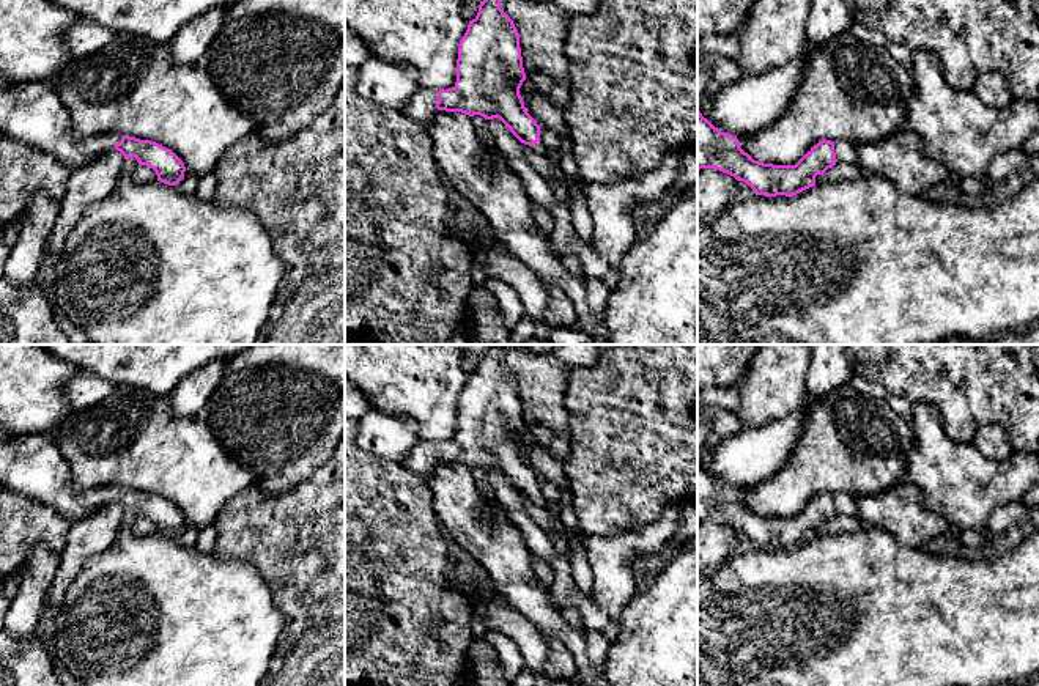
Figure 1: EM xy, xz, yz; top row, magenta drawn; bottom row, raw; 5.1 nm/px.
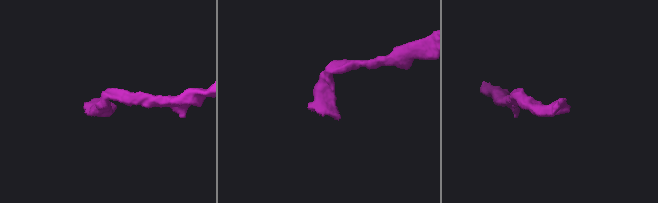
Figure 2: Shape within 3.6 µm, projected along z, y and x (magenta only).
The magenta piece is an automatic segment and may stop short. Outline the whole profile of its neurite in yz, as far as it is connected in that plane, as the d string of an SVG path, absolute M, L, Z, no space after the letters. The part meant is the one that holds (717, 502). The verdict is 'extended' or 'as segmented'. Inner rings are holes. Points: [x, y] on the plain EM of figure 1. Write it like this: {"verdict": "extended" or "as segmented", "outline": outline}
{"verdict": "as segmented", "outline": "M697 466L697 522L716 521L746 535L757 548L793 549L815 538L815 529L836 518L834 494L814 497L795 518L754 513L740 500L738 491L721 485Z"}

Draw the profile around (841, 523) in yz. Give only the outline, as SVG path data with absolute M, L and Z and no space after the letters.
M836 514L823 527L815 529L815 537L836 535L841 532L863 532L869 526L856 516Z

